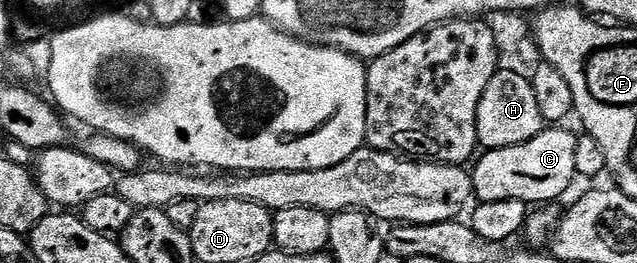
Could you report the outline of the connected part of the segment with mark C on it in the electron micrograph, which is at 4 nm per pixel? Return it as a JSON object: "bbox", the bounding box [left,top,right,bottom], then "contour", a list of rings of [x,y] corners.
{"bbox":[471,126,579,206],"contour":[[[547,126],[544,127],[542,132],[538,132],[536,136],[529,138],[529,142],[524,144],[509,146],[508,148],[492,148],[484,151],[482,153],[484,156],[481,157],[482,155],[480,155],[474,161],[474,164],[476,163],[475,168],[473,167],[471,172],[471,181],[475,191],[474,199],[481,204],[517,198],[529,206],[550,205],[555,202],[558,196],[563,196],[570,190],[571,183],[576,183],[577,177],[573,161],[578,141],[579,136],[576,133],[571,133],[567,126]]]}

